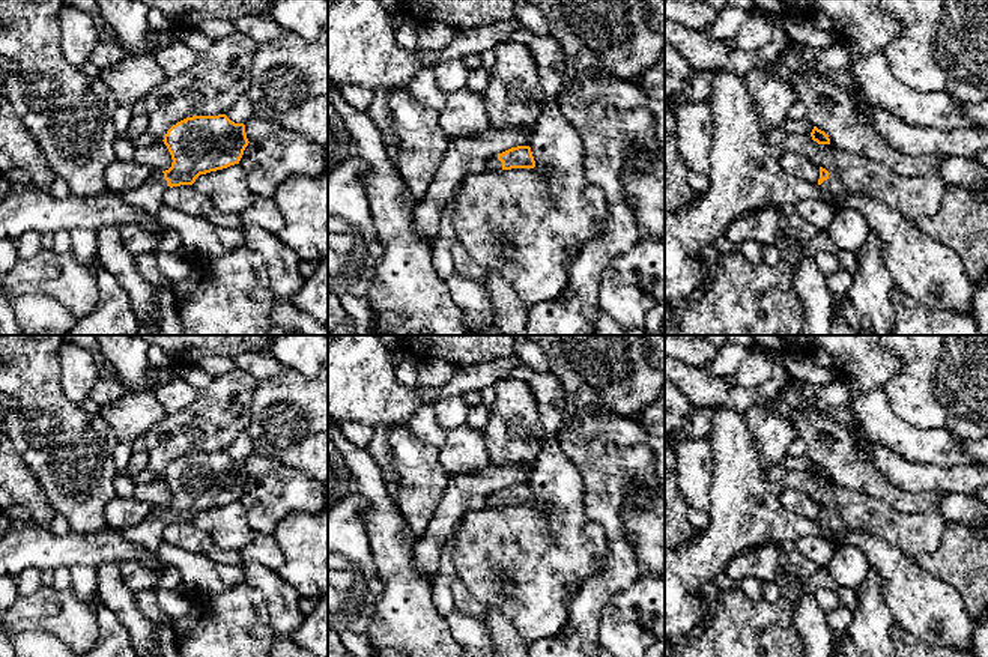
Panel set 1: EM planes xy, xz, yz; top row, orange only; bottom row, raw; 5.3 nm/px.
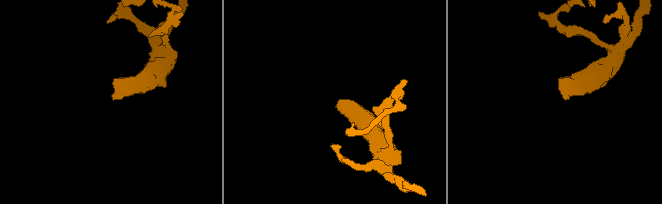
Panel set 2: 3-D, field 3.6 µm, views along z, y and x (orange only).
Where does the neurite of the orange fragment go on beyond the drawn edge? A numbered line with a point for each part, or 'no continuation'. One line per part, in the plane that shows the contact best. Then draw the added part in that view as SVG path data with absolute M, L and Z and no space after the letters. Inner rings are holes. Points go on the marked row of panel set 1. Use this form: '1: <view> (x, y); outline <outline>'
1: xy (149, 196); outline M153 171L138 188L122 192L125 203L155 215L164 204L164 194L168 189L162 171Z

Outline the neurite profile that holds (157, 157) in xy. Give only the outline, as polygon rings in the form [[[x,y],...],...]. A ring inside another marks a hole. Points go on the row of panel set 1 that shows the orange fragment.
[[[156,141],[147,147],[135,149],[134,161],[150,167],[153,171],[165,171],[173,162],[164,141]]]

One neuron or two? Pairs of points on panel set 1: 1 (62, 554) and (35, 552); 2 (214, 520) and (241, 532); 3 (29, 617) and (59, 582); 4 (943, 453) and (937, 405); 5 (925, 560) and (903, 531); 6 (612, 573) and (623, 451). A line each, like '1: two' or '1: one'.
1: one
2: one
3: two
4: two
5: two
6: one

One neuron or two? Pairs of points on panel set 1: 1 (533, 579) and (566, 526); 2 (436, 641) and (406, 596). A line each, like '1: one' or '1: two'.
1: one
2: one

